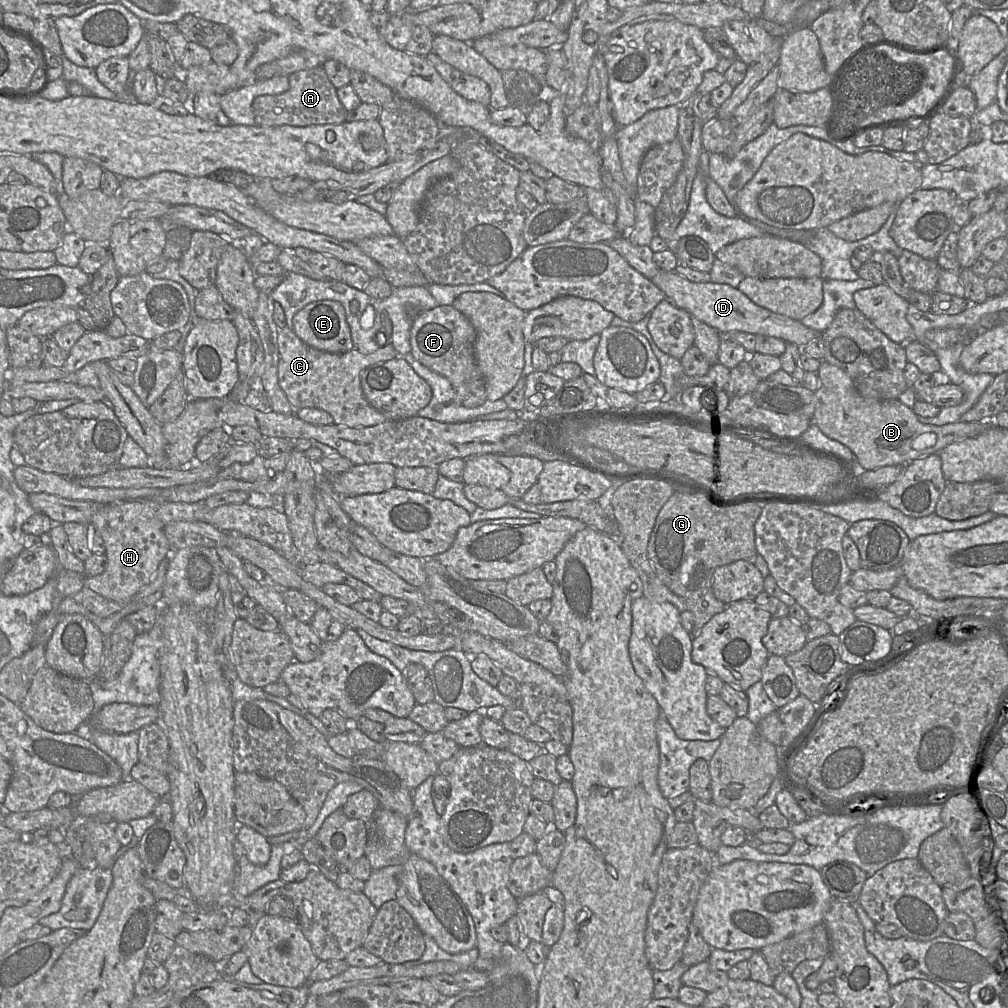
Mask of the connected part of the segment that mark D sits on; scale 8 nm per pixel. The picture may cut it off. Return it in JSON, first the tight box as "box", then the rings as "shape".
{"box":[651,270,822,348],"shape":[[[660,270],[651,281],[665,294],[667,300],[676,307],[687,311],[698,320],[709,325],[719,333],[740,331],[754,335],[764,335],[779,338],[786,343],[792,343],[803,348],[815,338],[821,338],[822,333],[806,327],[801,321],[774,313],[756,305],[739,289],[728,284],[713,282],[695,283],[675,271]]]}

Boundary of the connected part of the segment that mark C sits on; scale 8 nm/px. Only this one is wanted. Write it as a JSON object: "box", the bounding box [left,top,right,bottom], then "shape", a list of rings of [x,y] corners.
{"box":[278,327,399,427],"shape":[[[288,327],[278,330],[278,381],[295,411],[302,408],[318,408],[329,413],[334,424],[347,427],[372,427],[387,418],[370,405],[361,387],[361,374],[379,362],[399,357],[391,344],[376,351],[363,354],[355,347],[345,353],[330,353],[305,344]]]}

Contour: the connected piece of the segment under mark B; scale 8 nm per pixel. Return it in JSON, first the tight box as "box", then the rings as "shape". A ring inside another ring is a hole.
{"box":[811,360,988,470],"shape":[[[822,360],[818,374],[819,387],[814,392],[815,410],[811,422],[826,436],[847,446],[864,470],[906,465],[938,454],[952,443],[978,436],[988,425],[988,422],[961,421],[942,426],[922,424],[912,408],[899,399],[876,400],[860,395],[848,374],[837,366]]]}

